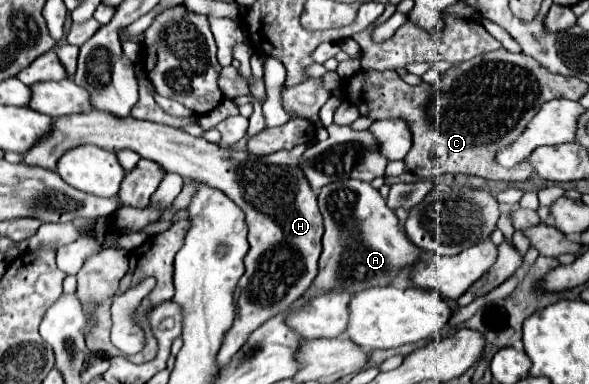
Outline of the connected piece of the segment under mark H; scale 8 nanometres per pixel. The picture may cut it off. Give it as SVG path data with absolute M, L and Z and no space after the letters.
M92 110L88 114L70 114L70 116L56 118L52 122L52 126L50 126L50 132L44 138L40 138L40 142L36 142L24 154L22 162L28 164L28 166L54 170L60 154L64 154L64 150L68 150L72 146L78 146L78 144L96 144L96 146L100 146L104 150L110 150L110 152L118 152L118 150L124 150L124 148L134 150L142 158L158 162L168 172L176 172L182 178L200 180L200 182L204 182L208 186L214 186L214 188L222 190L234 204L238 204L244 210L246 222L248 222L250 250L248 250L248 254L244 258L246 272L238 280L236 292L234 292L238 318L234 318L232 328L224 334L222 346L220 346L218 356L216 356L216 362L220 366L224 366L224 364L228 364L232 360L232 356L242 348L242 344L248 340L248 336L258 326L262 326L272 316L288 312L290 306L312 286L312 282L314 282L314 278L318 274L318 258L322 254L324 226L322 226L322 214L320 214L318 204L316 204L316 194L308 186L308 180L306 180L304 172L298 166L300 156L306 150L304 144L300 144L300 146L296 146L292 150L280 150L280 152L274 152L274 154L268 154L268 156L256 156L256 154L250 154L250 152L216 146L216 144L212 144L212 142L208 142L204 138L194 138L188 132L184 132L180 128L172 128L168 124L136 120L136 118L112 118L112 114L100 114L98 110Z

